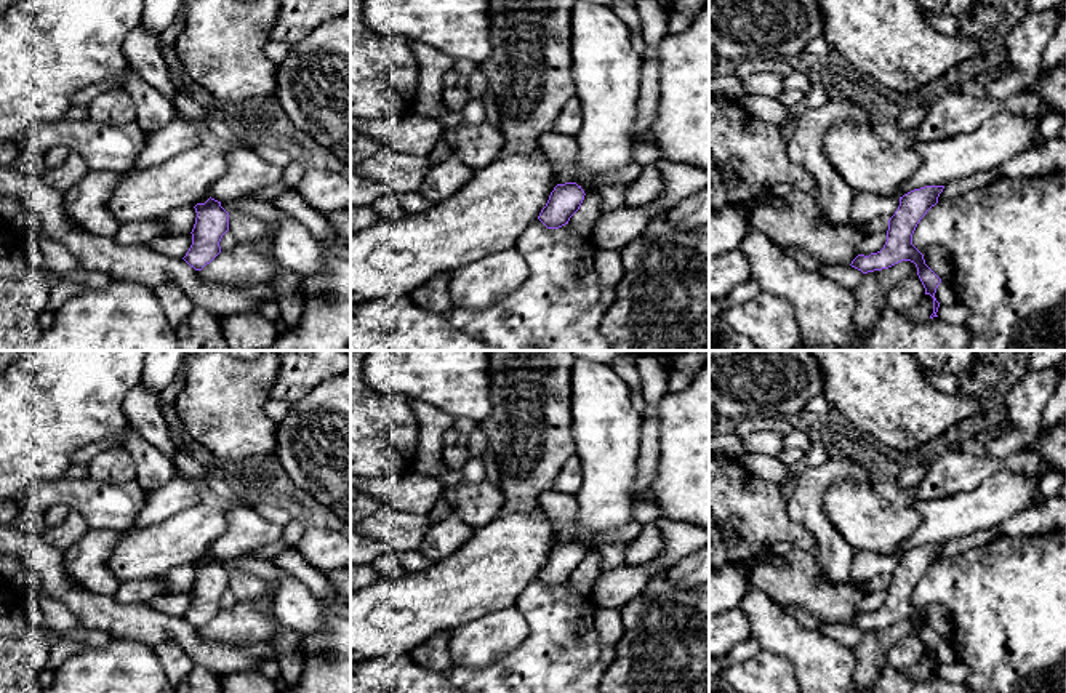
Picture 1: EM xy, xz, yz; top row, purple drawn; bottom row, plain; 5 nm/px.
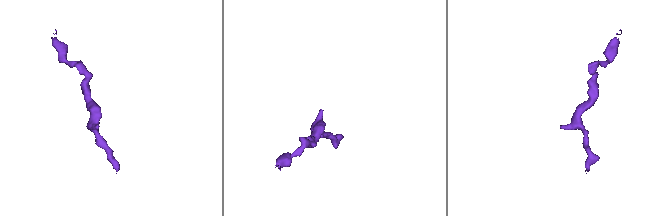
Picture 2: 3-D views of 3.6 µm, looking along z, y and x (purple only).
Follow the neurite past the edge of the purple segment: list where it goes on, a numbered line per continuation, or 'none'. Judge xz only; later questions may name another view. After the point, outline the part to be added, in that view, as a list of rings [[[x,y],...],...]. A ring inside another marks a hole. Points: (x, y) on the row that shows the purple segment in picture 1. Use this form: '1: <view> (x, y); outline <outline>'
none

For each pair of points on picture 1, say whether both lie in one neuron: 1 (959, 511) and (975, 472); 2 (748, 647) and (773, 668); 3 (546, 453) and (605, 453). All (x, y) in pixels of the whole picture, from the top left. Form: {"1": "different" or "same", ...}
{"1": "different", "2": "different", "3": "different"}

